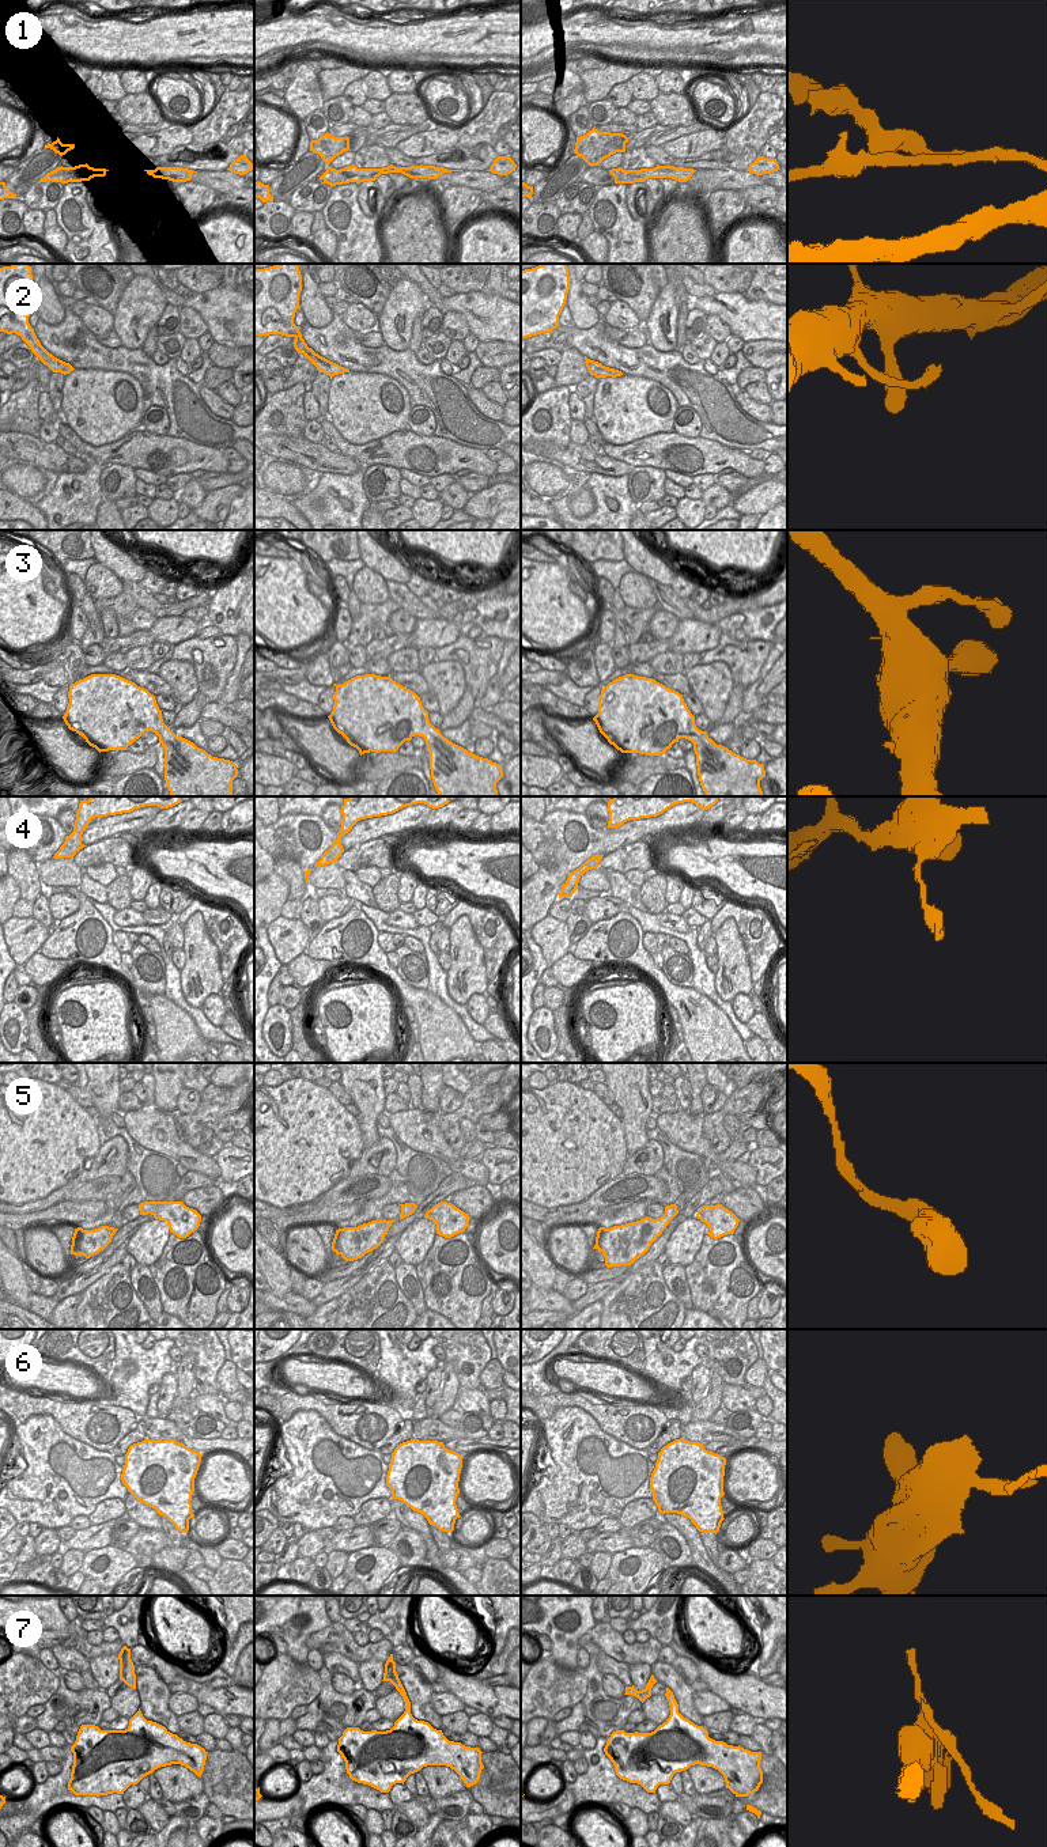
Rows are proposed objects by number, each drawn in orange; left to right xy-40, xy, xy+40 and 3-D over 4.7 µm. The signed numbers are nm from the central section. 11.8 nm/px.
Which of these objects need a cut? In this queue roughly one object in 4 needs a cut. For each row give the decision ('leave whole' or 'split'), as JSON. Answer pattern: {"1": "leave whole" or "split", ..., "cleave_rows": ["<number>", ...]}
{"1": "leave whole", "2": "leave whole", "3": "leave whole", "4": "leave whole", "5": "leave whole", "6": "split", "7": "leave whole", "cleave_rows": ["6"]}

